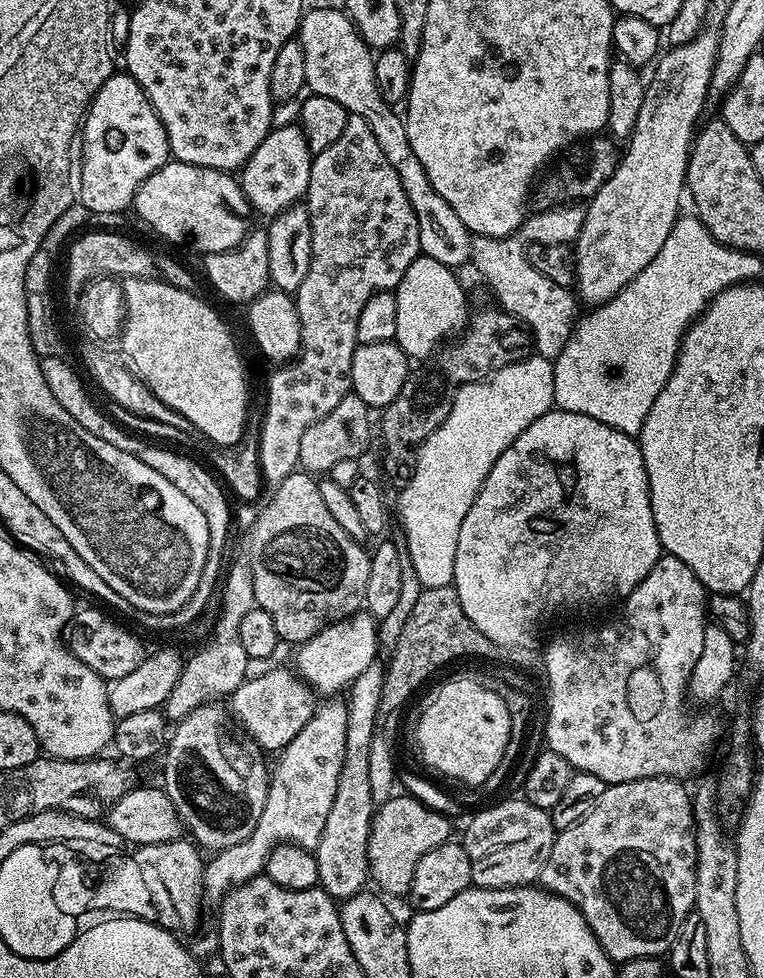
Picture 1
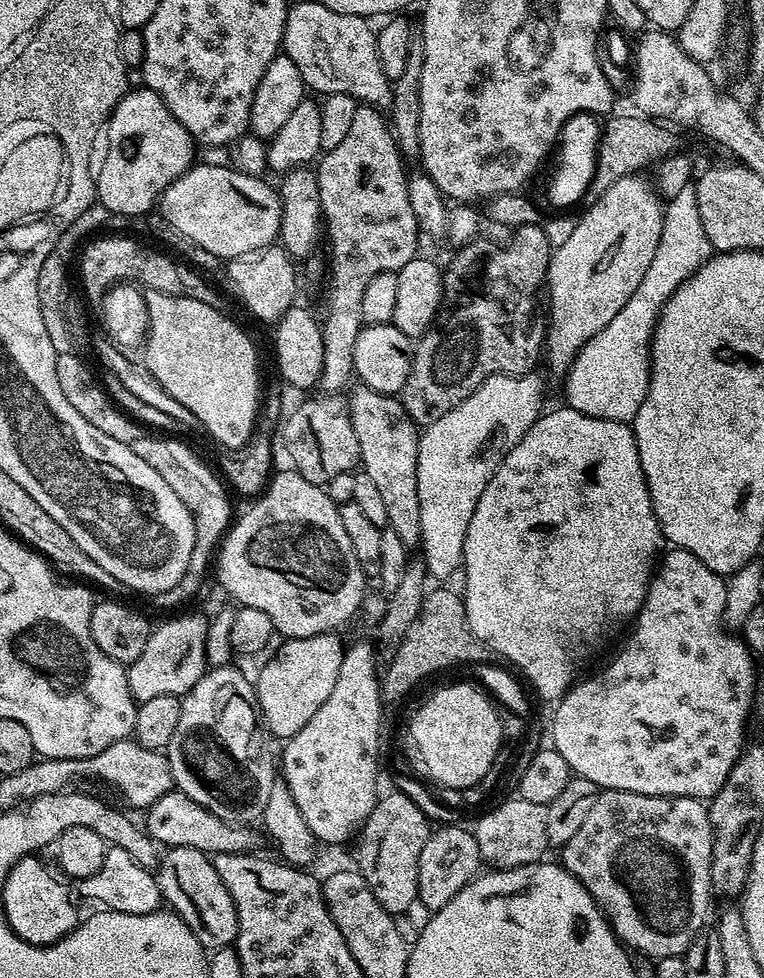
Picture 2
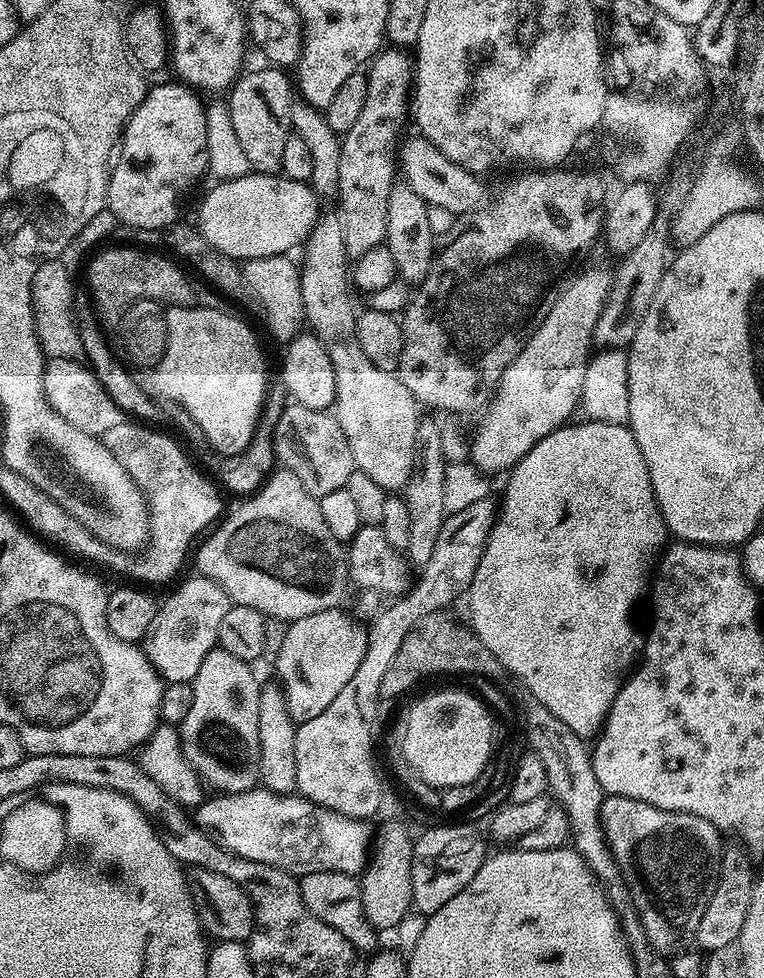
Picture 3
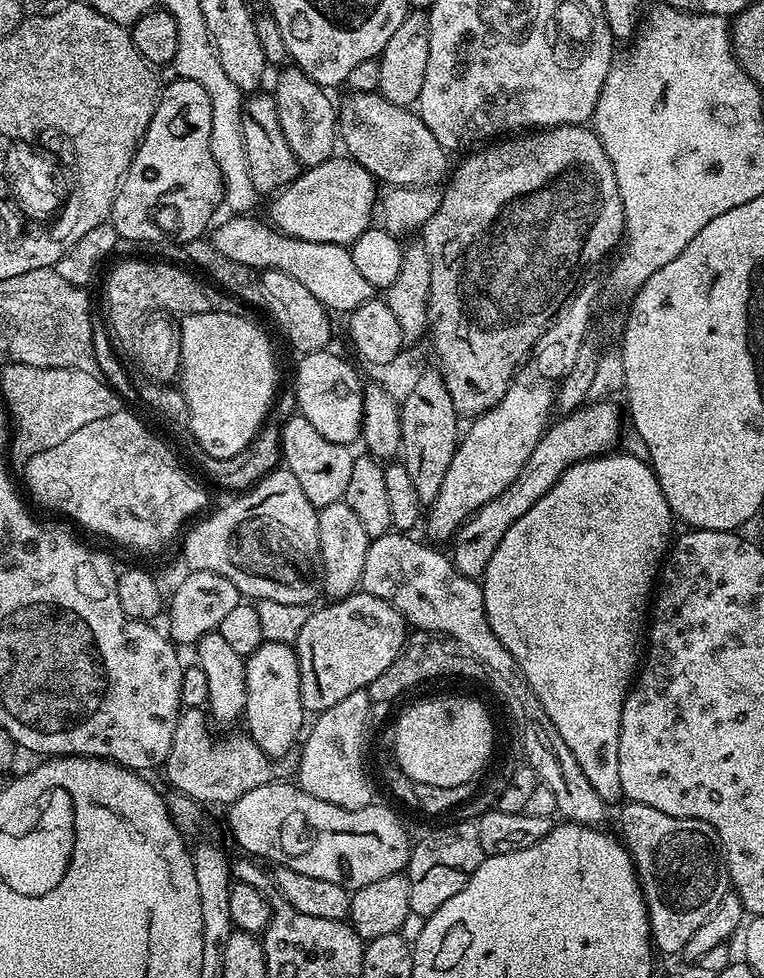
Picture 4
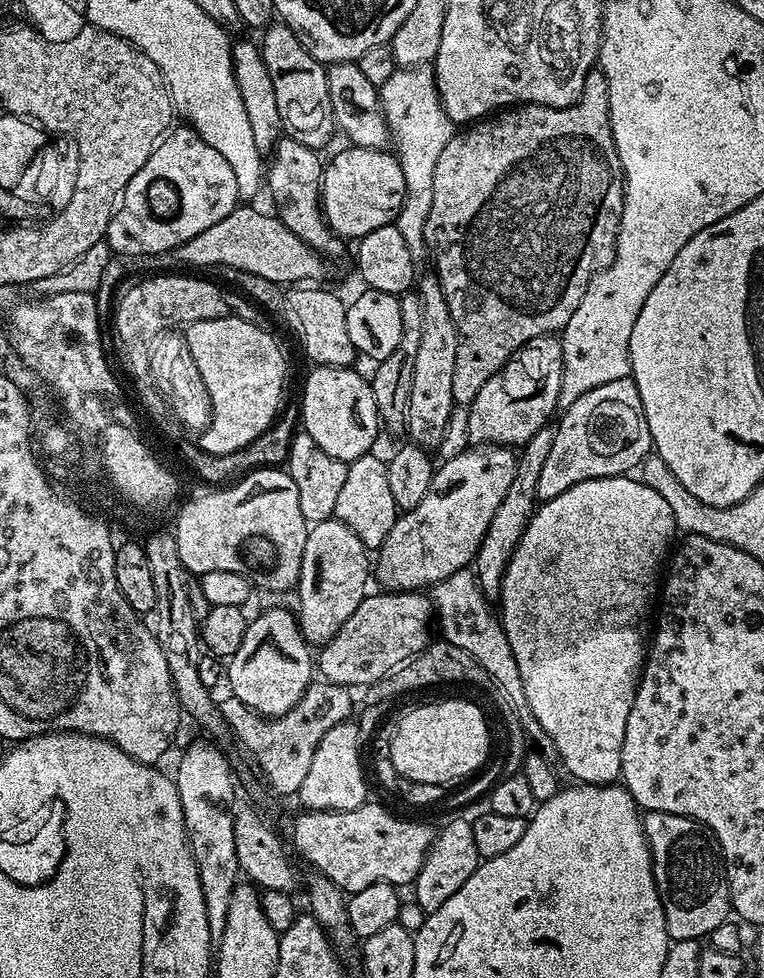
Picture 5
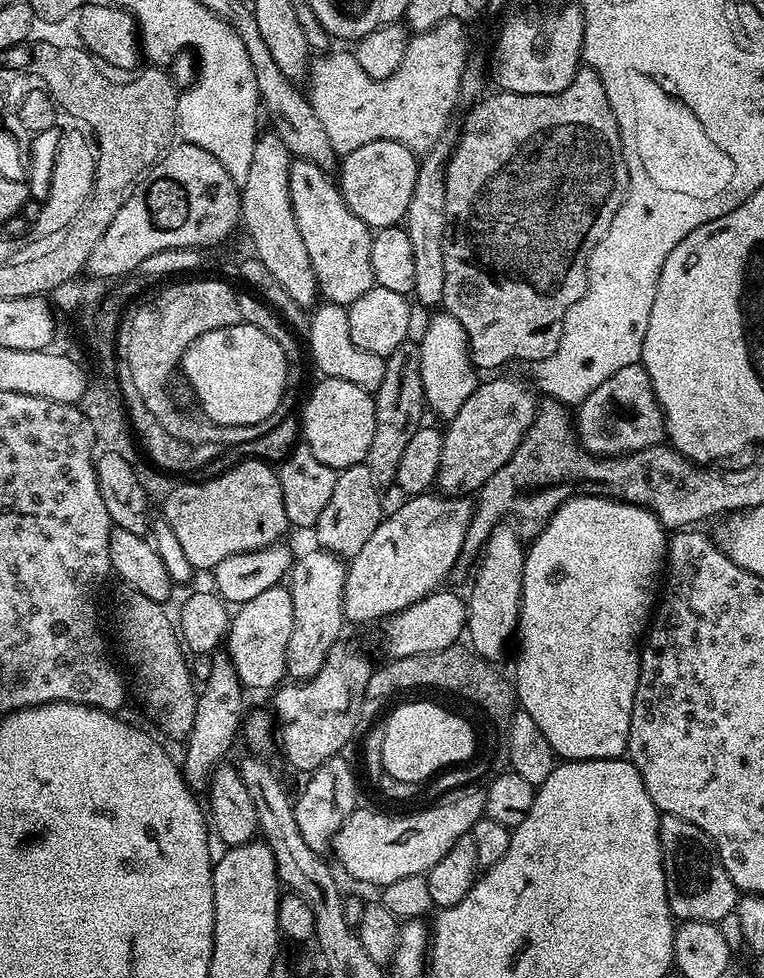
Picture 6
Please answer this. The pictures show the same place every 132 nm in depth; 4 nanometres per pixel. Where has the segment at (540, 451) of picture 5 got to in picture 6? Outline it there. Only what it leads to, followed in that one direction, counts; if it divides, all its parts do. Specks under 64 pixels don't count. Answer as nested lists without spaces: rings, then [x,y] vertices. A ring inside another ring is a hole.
[[[501,522],[488,536],[483,549],[478,557],[480,565],[476,568],[476,577],[472,580],[472,589],[466,592],[468,605],[468,623],[466,625],[466,640],[472,651],[476,652],[489,662],[497,662],[508,652],[508,647],[513,647],[520,627],[520,603],[522,602],[522,574],[524,573],[525,541],[520,541],[520,536],[511,528],[511,523]]]

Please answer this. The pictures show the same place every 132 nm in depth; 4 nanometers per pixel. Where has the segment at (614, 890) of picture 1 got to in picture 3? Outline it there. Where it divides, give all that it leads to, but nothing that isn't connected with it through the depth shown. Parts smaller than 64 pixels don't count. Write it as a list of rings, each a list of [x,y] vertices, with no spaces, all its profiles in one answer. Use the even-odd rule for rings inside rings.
[[[605,795],[600,807],[600,822],[604,825],[604,837],[608,839],[610,850],[622,870],[626,886],[630,886],[630,894],[634,898],[634,906],[638,906],[638,918],[642,918],[642,927],[645,928],[646,934],[650,938],[650,943],[654,945],[654,950],[658,950],[663,956],[669,958],[677,956],[681,952],[689,951],[690,945],[696,939],[698,922],[702,922],[702,914],[706,914],[706,906],[714,894],[714,886],[720,876],[720,859],[726,847],[725,841],[720,841],[723,840],[722,834],[710,822],[706,822],[706,818],[698,818],[689,812],[662,810],[658,806],[650,806],[650,802],[638,802],[634,798],[626,798],[625,796]]]

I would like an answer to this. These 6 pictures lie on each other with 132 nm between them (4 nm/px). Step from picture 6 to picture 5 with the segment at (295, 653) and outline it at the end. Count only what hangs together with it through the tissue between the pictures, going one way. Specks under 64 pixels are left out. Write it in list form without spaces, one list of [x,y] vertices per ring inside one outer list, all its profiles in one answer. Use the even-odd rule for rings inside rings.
[[[338,519],[323,520],[311,525],[306,538],[306,550],[302,550],[302,570],[300,579],[297,580],[294,595],[300,599],[300,612],[298,611],[298,623],[300,633],[309,646],[323,646],[342,630],[342,622],[358,610],[358,606],[364,600],[368,588],[368,576],[370,580],[370,552],[364,547],[354,530],[346,526]]]

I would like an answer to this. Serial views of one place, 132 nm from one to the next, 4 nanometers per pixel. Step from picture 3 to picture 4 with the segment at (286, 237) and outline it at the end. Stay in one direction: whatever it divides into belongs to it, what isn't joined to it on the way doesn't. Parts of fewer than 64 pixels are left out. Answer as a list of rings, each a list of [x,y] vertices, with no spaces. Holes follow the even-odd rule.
[[[336,154],[332,159],[322,162],[313,168],[304,168],[296,179],[289,182],[286,187],[279,189],[271,197],[272,205],[268,208],[267,219],[273,228],[284,232],[287,236],[302,238],[306,242],[330,242],[331,244],[351,244],[361,236],[373,223],[372,207],[378,204],[376,196],[378,181],[358,162],[349,159],[347,155]]]

